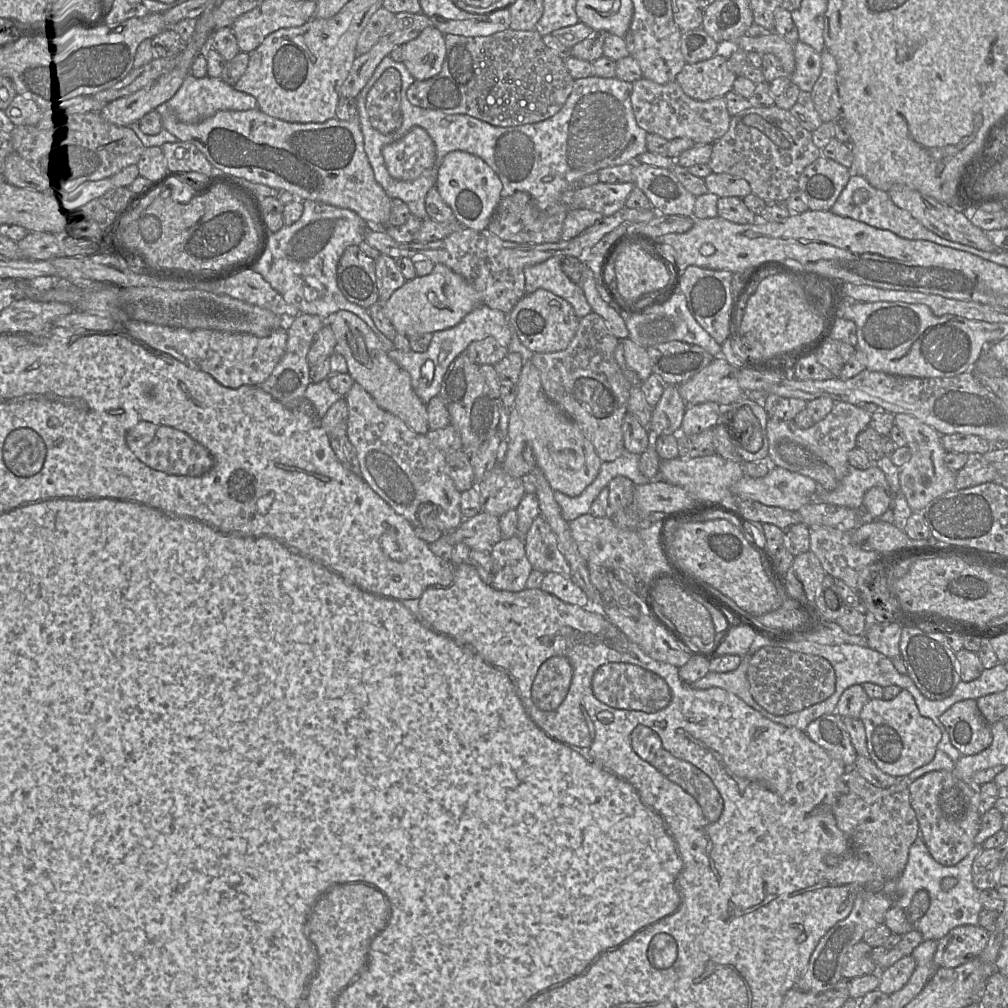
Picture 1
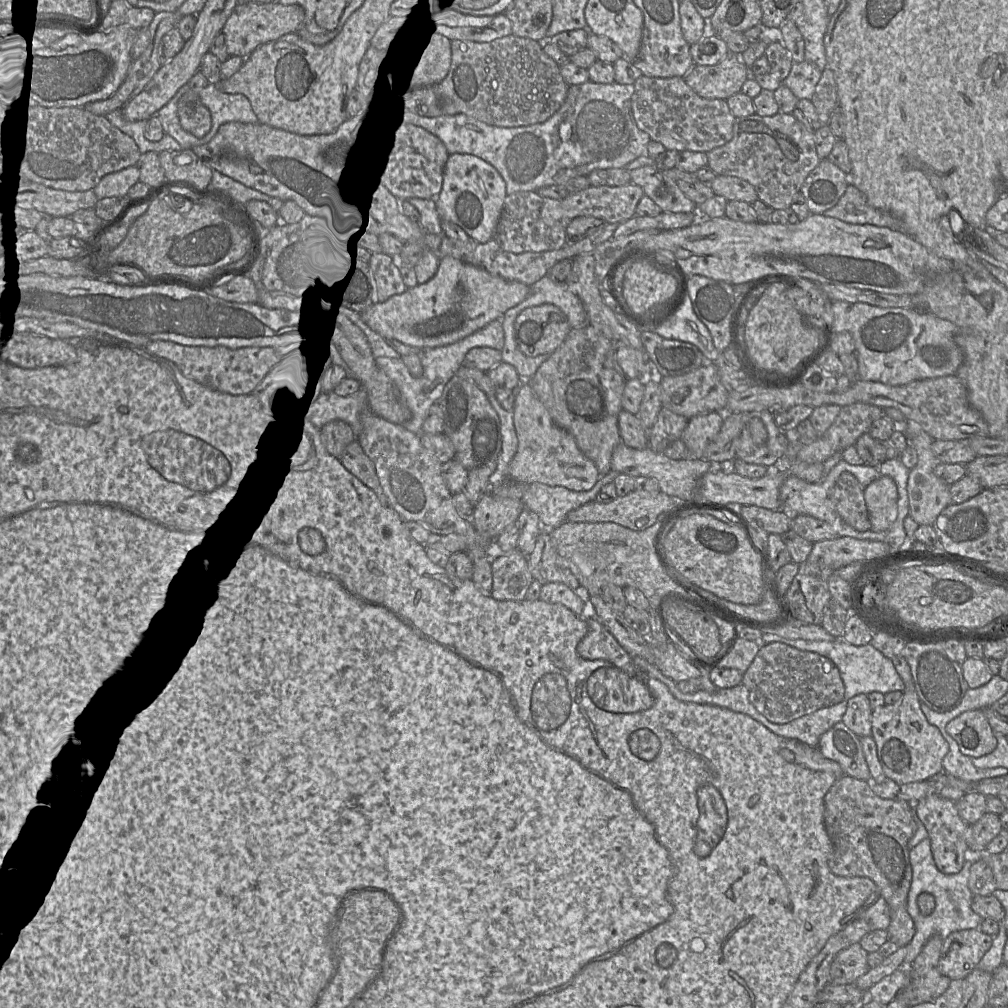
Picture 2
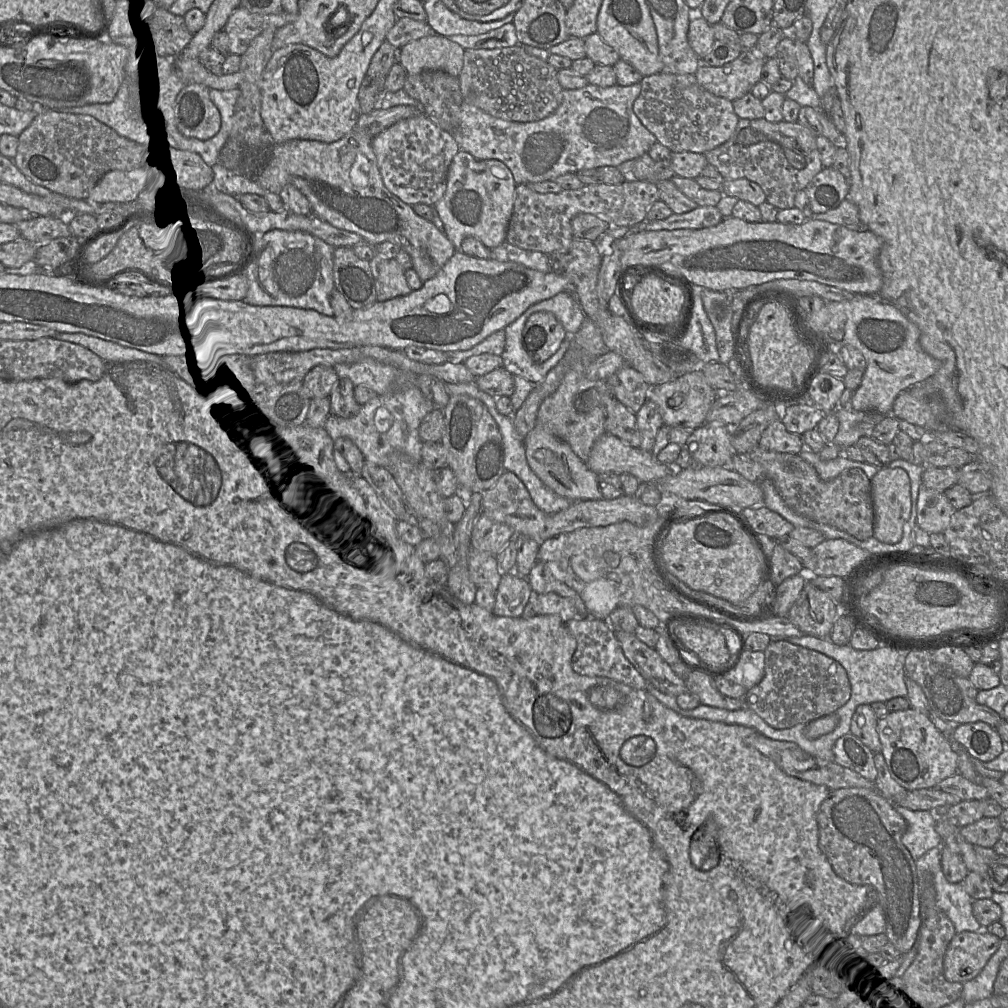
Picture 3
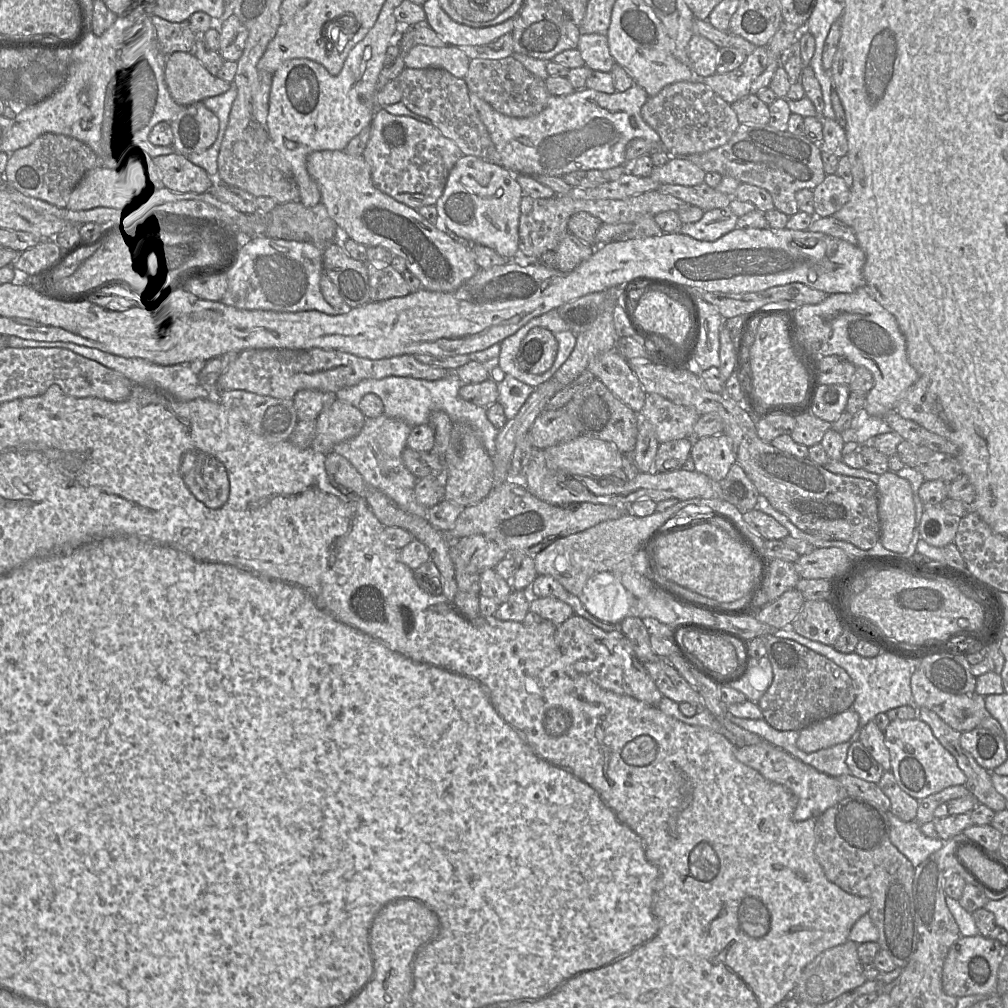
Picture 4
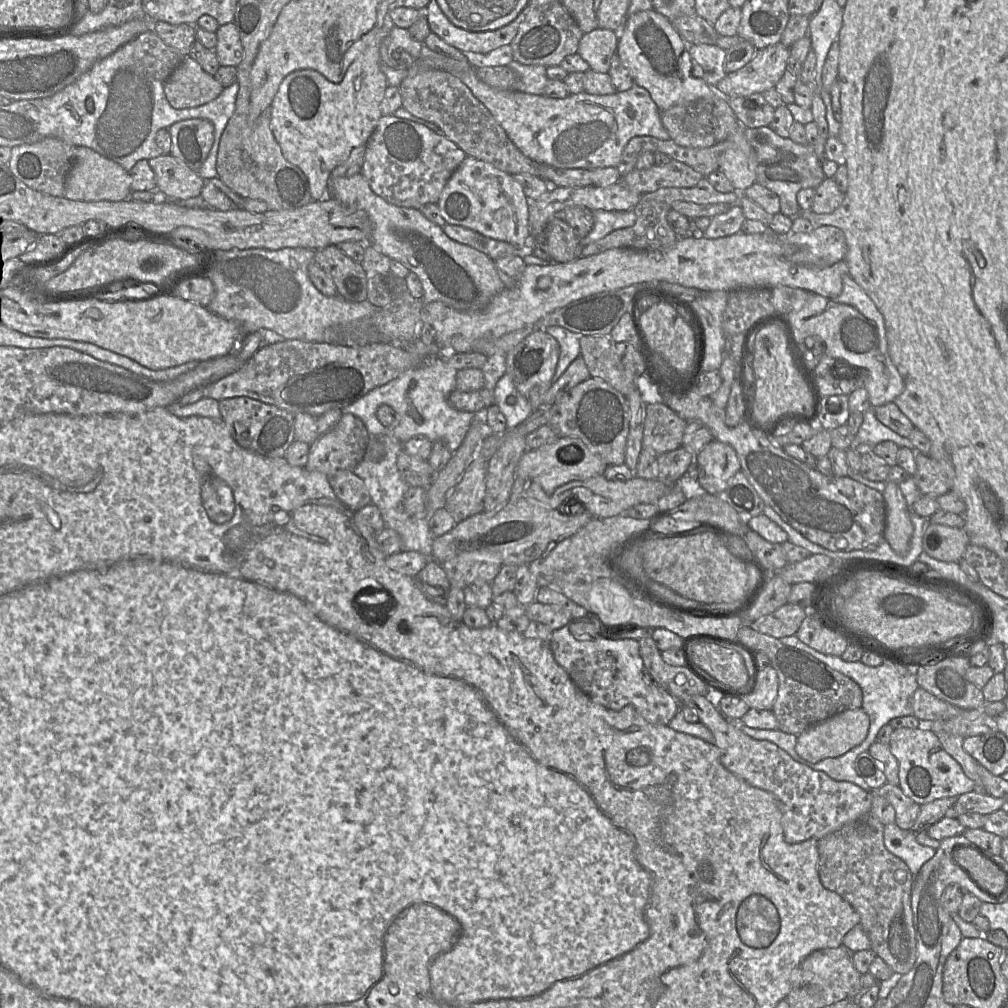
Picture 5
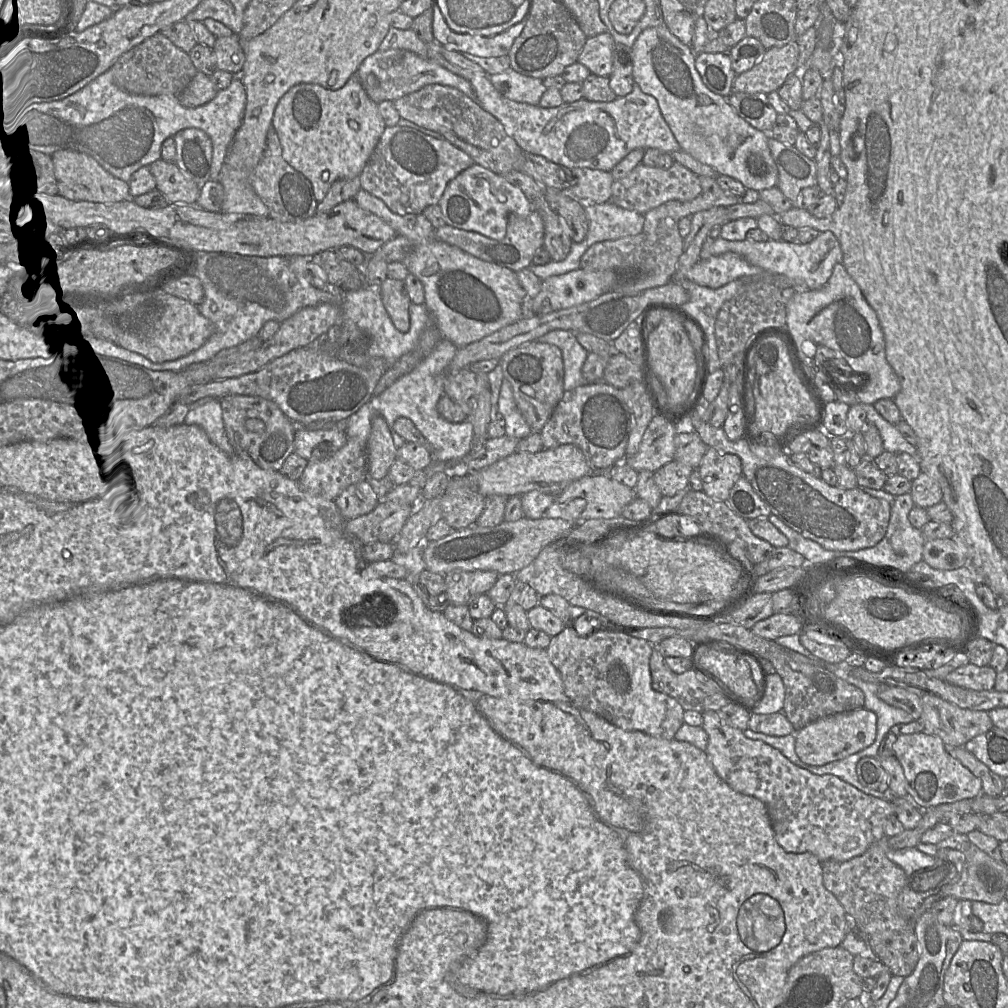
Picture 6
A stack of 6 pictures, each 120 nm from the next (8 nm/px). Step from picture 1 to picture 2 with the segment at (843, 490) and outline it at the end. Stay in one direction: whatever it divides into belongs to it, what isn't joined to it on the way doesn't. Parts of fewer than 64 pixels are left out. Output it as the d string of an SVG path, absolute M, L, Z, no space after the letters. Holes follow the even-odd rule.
M843 459L830 470L825 478L822 478L821 482L809 483L796 476L788 476L780 487L780 511L788 515L792 520L800 514L815 517L831 524L841 537L849 536L861 539L861 532L851 529L851 526L840 516L832 502L832 490L838 477L844 472L853 474L863 487L867 487L871 482L881 477L877 467L868 464L851 465Z

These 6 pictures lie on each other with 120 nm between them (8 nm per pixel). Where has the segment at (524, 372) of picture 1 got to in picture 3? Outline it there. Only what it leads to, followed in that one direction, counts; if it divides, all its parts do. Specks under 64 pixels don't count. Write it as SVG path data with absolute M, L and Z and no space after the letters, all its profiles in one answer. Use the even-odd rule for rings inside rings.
M536 424L525 437L524 446L526 460L531 470L557 495L572 501L603 498L599 489L599 475L590 470L565 441Z

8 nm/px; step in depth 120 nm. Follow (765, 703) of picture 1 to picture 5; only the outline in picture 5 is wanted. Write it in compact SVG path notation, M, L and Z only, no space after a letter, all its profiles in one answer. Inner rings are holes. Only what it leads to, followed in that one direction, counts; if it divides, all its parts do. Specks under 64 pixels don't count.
M743 623L735 640L744 643L755 652L764 652L771 661L778 677L778 694L772 712L778 721L778 729L799 735L805 729L845 710L861 708L863 693L851 678L832 669L810 654L783 644L779 639L756 631Z

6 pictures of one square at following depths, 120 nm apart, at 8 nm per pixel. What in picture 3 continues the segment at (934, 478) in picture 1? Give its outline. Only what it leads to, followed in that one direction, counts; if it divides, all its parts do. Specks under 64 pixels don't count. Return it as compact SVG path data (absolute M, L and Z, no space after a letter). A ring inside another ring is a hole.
M925 487L919 489L917 501L917 524L929 534L944 533L956 510L944 492Z

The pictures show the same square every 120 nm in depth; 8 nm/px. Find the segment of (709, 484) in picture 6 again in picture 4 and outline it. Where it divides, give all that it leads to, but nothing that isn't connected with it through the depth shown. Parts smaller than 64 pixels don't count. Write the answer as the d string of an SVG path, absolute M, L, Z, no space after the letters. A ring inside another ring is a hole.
M724 433L695 439L690 456L695 470L715 482L721 482L736 462L730 439Z

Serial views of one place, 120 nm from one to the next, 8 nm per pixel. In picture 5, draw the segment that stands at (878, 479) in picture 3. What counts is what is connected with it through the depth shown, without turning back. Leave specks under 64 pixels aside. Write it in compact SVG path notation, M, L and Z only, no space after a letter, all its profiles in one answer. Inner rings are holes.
M887 482L883 497L886 503L884 539L898 555L906 555L910 549L914 526L899 484Z

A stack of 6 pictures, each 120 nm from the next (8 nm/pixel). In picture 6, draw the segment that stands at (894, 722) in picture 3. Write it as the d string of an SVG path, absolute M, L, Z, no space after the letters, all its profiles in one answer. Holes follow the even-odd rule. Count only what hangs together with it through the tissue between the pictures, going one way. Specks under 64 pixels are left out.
M923 731L899 735L893 752L903 768L908 797L922 810L982 794L982 781L948 752L939 736Z

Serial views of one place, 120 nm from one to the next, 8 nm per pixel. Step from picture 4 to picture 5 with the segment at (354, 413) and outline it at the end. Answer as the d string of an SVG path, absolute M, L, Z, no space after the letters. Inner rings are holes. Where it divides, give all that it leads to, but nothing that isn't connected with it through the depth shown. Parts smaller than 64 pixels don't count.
M342 413L339 422L310 445L305 468L327 476L338 470L353 471L363 459L369 437L360 418Z

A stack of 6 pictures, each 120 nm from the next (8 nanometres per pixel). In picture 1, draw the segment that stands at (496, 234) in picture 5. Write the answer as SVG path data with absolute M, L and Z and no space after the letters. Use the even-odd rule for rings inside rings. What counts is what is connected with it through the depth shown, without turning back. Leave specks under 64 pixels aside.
M451 151L438 169L436 188L450 207L458 223L476 231L487 229L490 218L501 200L502 182L480 157L465 151Z

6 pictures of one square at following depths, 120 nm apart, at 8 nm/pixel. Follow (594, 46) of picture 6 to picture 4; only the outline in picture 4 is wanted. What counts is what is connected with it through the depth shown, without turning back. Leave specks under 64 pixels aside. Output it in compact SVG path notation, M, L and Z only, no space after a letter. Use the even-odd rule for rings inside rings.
M581 34L577 49L592 71L610 72L615 65L605 34Z

